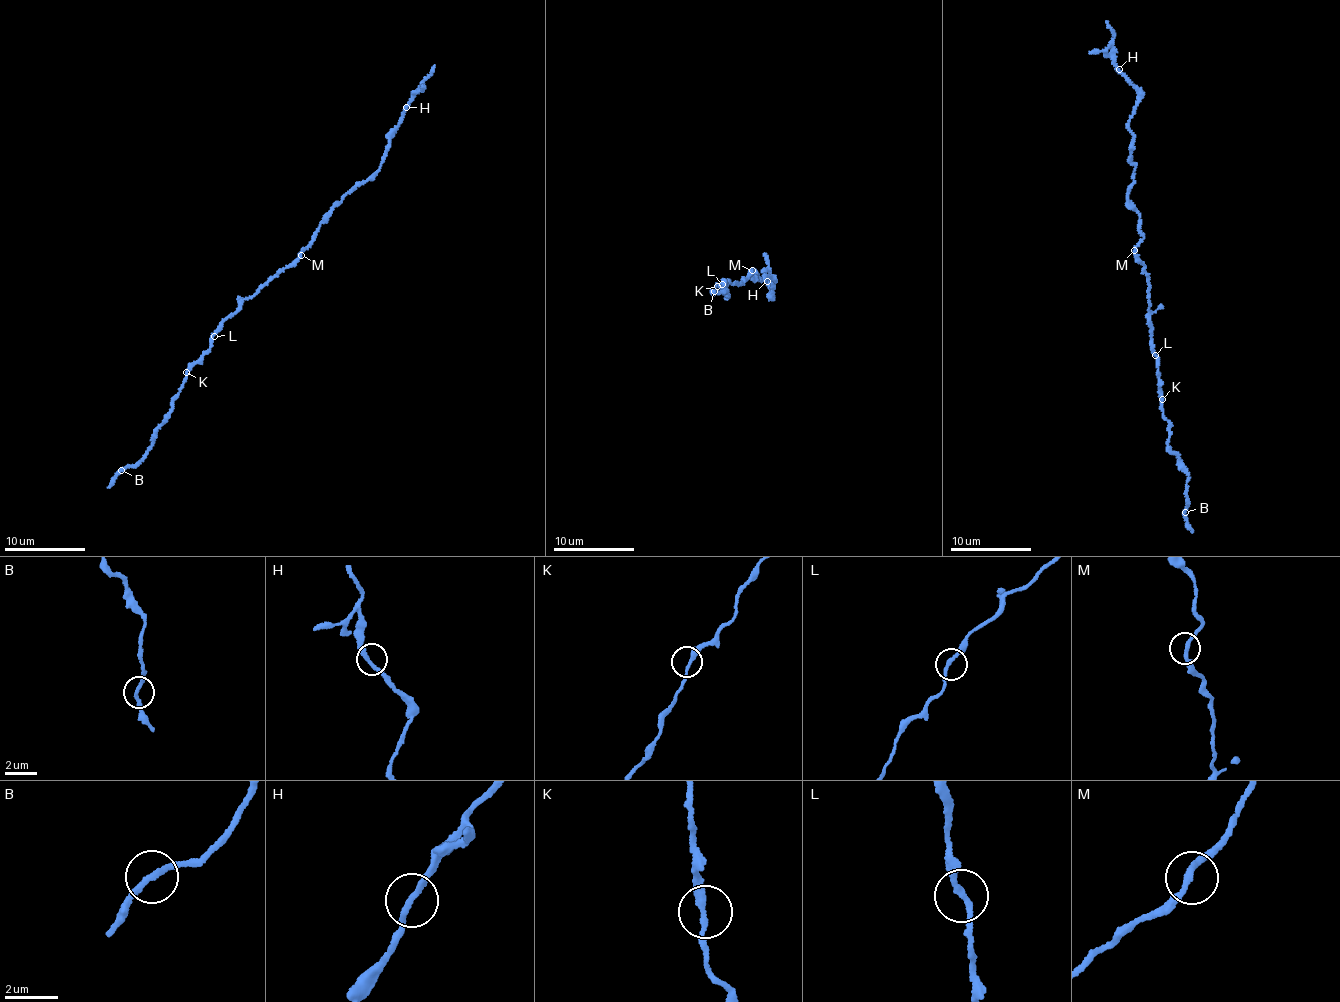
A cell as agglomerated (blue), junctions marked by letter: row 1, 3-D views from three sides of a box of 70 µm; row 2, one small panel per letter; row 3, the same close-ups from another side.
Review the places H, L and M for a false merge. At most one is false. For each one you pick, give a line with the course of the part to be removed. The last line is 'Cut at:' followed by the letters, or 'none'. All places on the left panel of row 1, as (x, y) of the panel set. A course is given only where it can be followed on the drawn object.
Cut at: none

